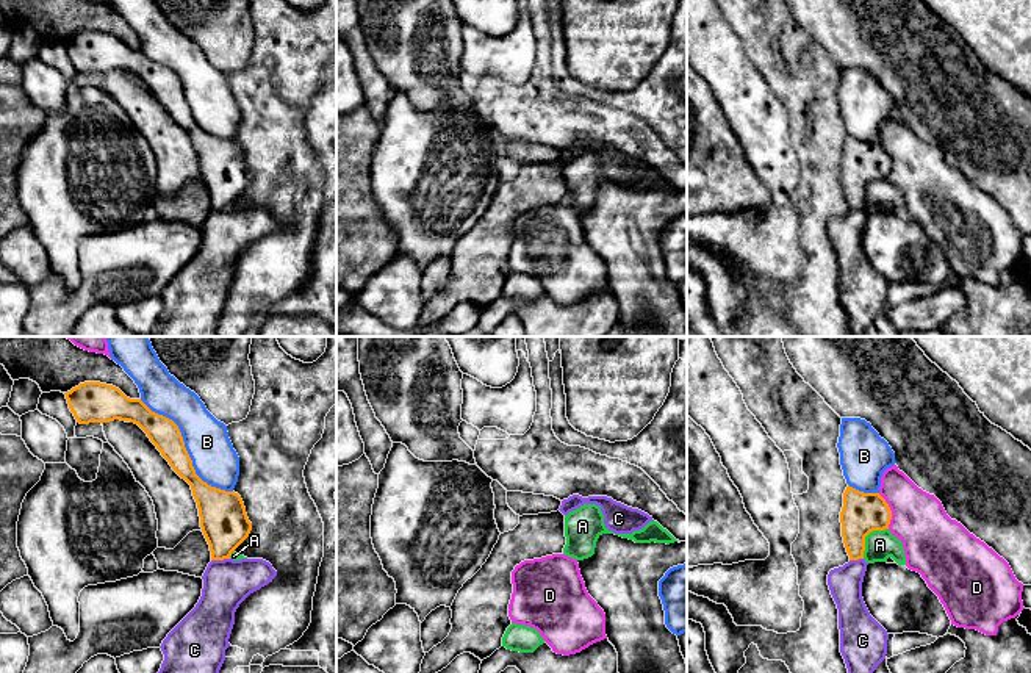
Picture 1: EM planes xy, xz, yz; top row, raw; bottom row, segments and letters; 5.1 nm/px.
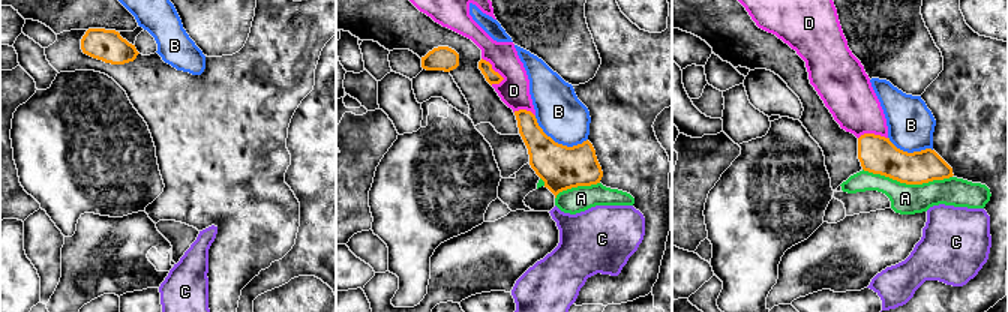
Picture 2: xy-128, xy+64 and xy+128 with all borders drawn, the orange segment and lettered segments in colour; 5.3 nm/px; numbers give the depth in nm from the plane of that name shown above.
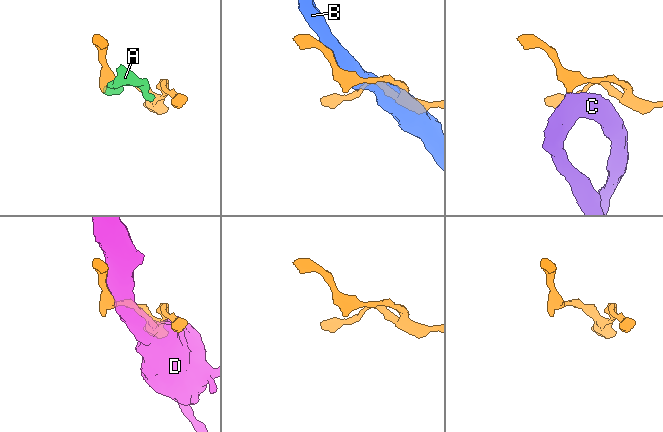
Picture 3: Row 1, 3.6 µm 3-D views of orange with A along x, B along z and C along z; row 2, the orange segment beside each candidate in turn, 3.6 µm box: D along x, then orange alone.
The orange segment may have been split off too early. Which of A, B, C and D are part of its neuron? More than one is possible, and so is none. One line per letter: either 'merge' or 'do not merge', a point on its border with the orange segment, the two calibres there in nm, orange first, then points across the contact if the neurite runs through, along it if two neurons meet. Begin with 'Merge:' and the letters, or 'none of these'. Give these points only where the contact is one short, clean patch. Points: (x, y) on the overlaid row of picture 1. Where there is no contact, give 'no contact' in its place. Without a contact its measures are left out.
Merge: A
A: merge; contact yz (865, 536); calibres 200 and 160 nm
B: do not merge; contact xy (185, 449); calibres 160 and 220 nm
C: do not merge; contact xy (219, 559); calibres 240 and 240 nm; border xy (229, 557), (211, 561)
D: do not merge; contact yz (890, 511); calibres 200 and 300 nm

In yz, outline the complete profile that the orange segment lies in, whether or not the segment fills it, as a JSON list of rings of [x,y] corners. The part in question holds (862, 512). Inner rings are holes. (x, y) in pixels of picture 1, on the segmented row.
[[[848,485],[840,523],[850,560],[875,563],[892,557],[898,565],[906,565],[903,543],[889,531],[890,520],[892,510],[879,493],[864,493]]]

